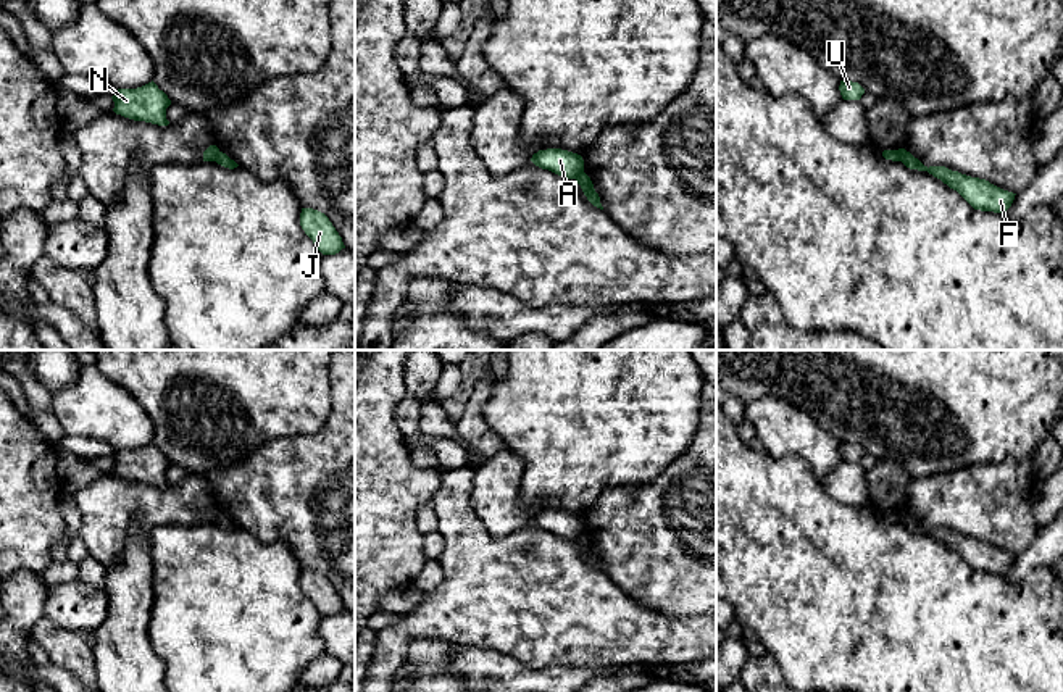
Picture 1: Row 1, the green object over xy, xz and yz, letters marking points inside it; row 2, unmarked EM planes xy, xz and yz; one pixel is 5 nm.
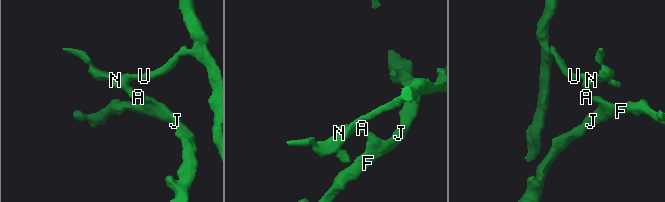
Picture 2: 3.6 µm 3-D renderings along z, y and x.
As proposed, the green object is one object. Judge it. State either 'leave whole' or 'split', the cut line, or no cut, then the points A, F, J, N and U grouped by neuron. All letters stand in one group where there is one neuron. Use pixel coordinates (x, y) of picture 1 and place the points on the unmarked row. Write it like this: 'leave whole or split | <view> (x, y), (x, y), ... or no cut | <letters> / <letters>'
split | yz (905, 512), (899, 521) | A N U / F J

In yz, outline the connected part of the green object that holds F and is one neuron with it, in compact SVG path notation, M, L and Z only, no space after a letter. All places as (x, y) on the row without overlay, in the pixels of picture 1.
M907 511L900 523L910 531L928 532L934 539L940 540L950 550L957 552L974 571L1003 576L1011 568L1016 557L986 540L971 539L945 527L928 529Z

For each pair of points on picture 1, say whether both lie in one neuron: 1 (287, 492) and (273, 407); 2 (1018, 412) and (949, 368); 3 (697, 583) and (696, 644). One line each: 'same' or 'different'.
1: different
2: same
3: different

